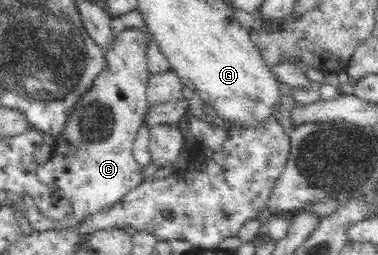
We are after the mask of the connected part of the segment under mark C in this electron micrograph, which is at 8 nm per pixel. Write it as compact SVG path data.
M137 26L116 33L107 50L103 50L99 74L75 100L65 127L54 137L49 160L34 171L40 183L51 185L68 200L70 211L61 220L55 220L43 214L29 196L24 196L24 216L32 230L73 226L83 216L114 204L143 181L142 168L136 164L133 150L147 109L147 83L151 74L147 50L149 38Z

